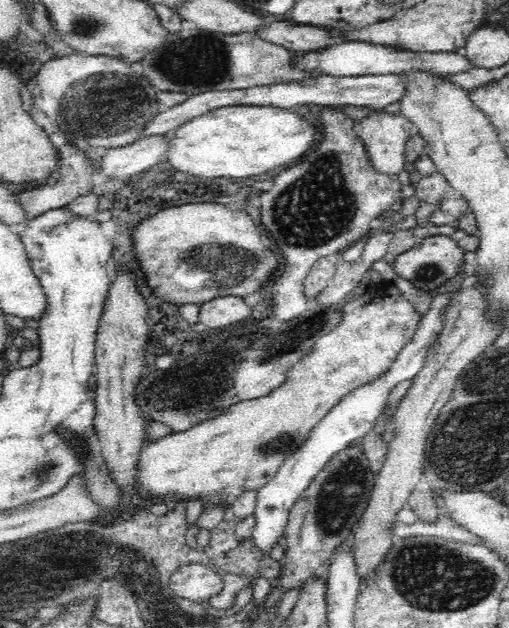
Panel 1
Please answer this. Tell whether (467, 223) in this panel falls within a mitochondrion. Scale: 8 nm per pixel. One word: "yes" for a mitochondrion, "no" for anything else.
no

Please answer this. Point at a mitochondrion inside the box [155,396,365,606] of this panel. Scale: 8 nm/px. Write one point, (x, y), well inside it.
(281, 443)

